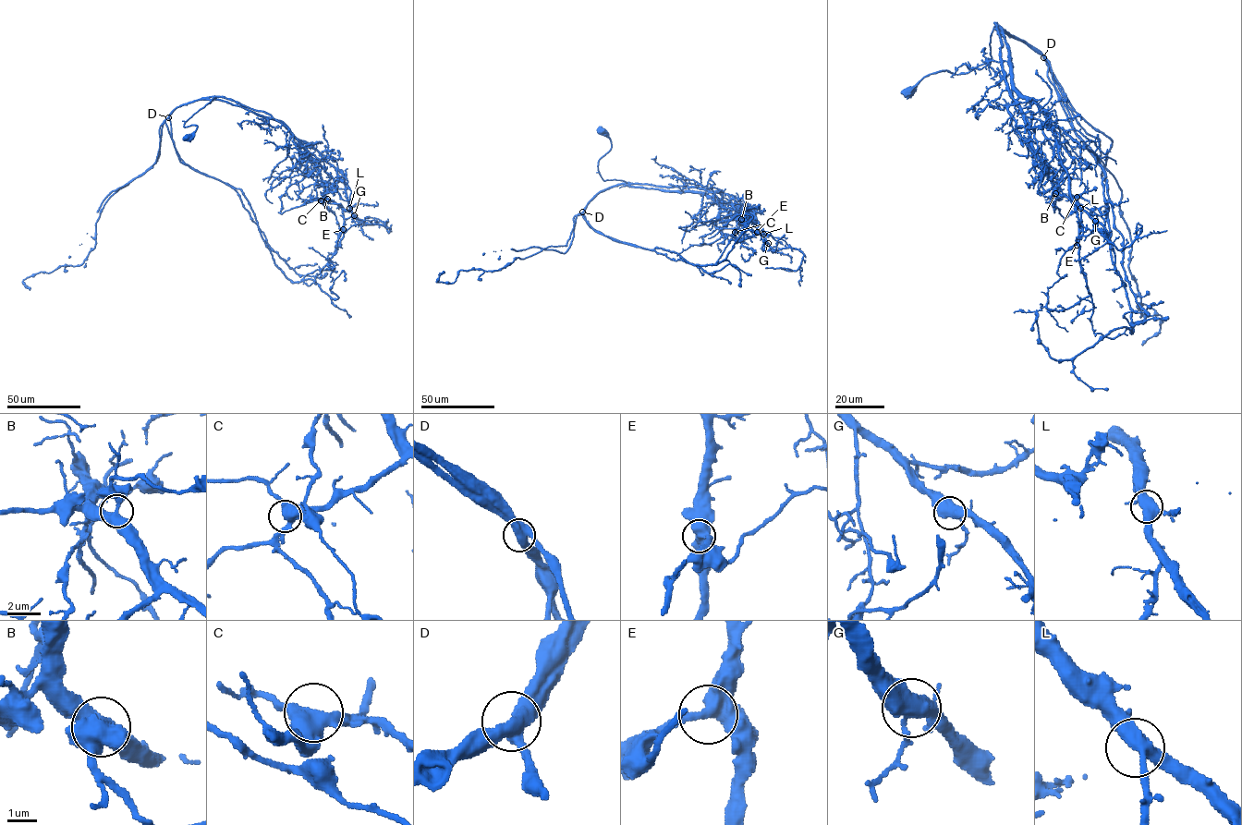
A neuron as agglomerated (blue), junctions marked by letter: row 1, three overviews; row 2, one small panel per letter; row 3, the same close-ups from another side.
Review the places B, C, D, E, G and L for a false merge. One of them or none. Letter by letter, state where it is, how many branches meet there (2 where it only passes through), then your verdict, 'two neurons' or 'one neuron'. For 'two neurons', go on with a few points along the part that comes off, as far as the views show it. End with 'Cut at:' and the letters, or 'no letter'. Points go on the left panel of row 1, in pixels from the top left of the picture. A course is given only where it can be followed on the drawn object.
B: (327, 199) | 3 | one neuron
C: (321, 200) | 3 | one neuron
D: (168, 117) | 3 | two neurons | (168, 117), (187, 103), (217, 99), (277, 119), (341, 173), (358, 219), (389, 230), (379, 221), (353, 220)
E: (343, 229) | 3 | one neuron
G: (354, 215) | 3 | one neuron
L: (349, 208) | 3 | one neuron
Cut at: D

